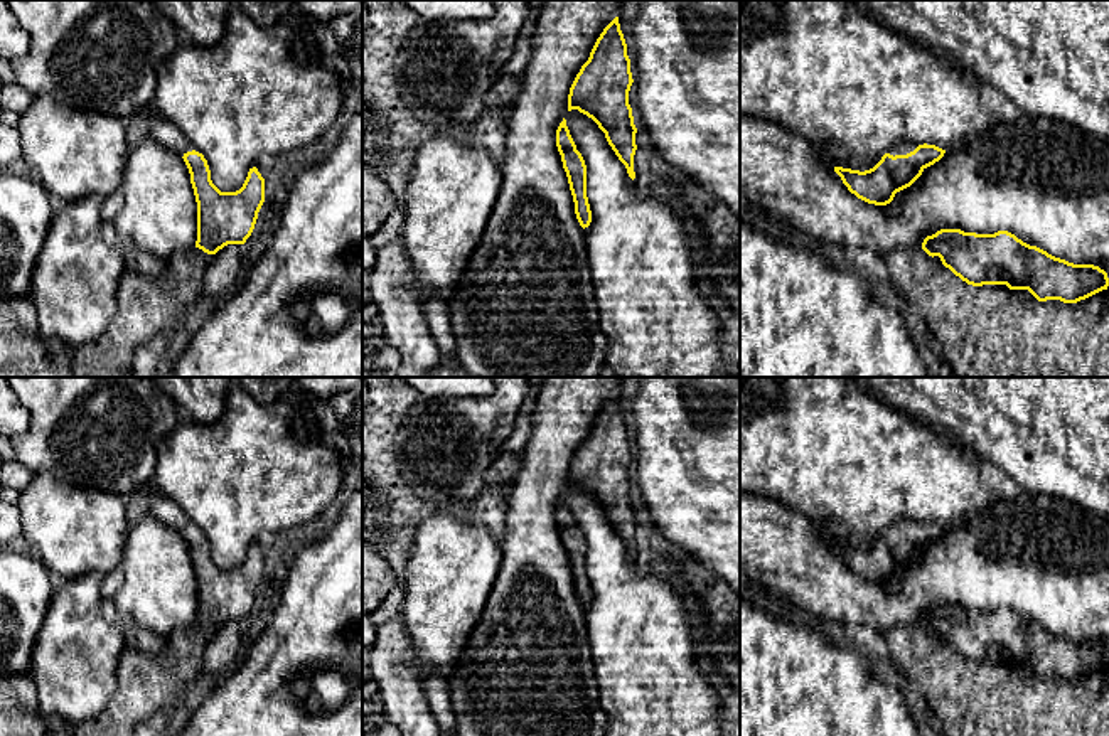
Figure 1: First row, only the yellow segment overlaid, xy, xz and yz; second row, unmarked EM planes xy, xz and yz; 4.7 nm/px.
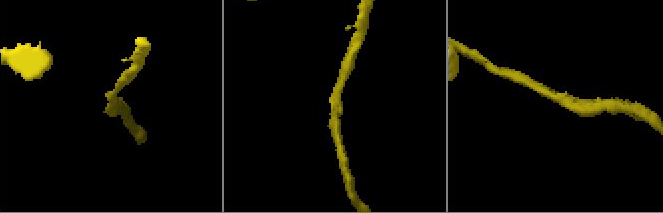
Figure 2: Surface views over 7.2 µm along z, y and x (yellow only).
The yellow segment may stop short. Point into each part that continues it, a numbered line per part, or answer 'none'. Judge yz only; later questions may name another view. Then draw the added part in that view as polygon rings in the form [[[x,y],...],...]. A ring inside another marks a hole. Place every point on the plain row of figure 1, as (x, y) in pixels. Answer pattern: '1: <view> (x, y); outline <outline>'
1: yz (904, 524); outline [[[900,519],[900,520],[893,522],[888,531],[893,534],[895,532],[907,532],[907,531],[913,529],[915,525],[917,524],[913,520]]]

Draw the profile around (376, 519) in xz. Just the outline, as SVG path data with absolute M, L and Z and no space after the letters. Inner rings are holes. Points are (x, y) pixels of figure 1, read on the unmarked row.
M362 497L362 514L367 519L369 534L364 537L379 554L384 554L388 547L388 525L386 514L374 502L367 502Z

